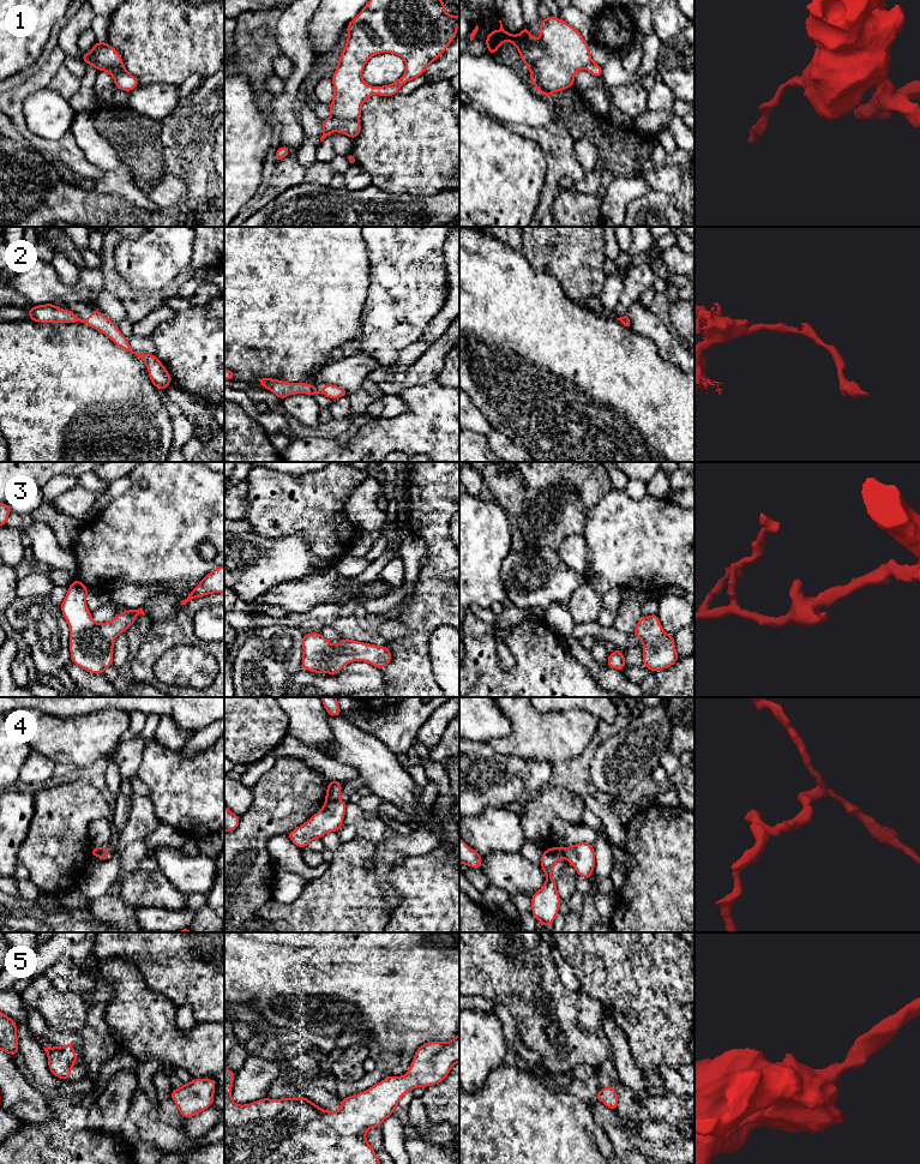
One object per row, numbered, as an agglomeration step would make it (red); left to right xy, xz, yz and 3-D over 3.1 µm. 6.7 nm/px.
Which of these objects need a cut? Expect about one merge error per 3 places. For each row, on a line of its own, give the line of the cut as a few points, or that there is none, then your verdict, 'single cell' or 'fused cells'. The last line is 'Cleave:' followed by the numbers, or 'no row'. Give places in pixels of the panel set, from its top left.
1: xy (90, 52), (101, 64), (112, 67), (122, 66) | fused cells
2: xz (312, 384), (317, 392) | fused cells
3: no cut | single cell
4: xz (337, 798), (325, 802) | fused cells
5: no cut | single cell
Cleave: 1, 2, 4

